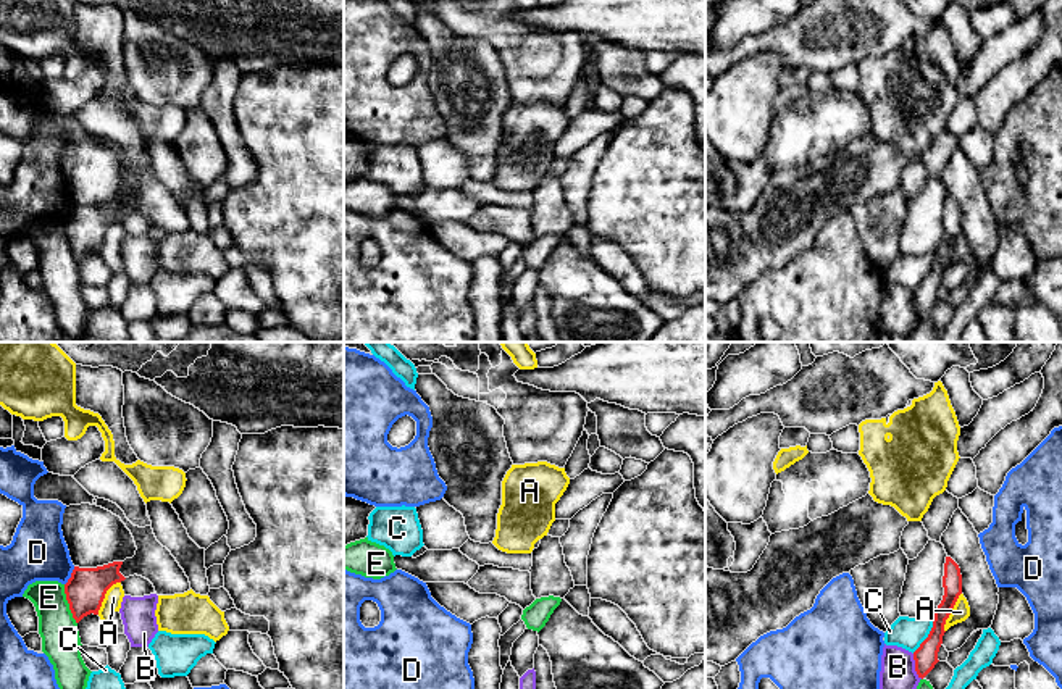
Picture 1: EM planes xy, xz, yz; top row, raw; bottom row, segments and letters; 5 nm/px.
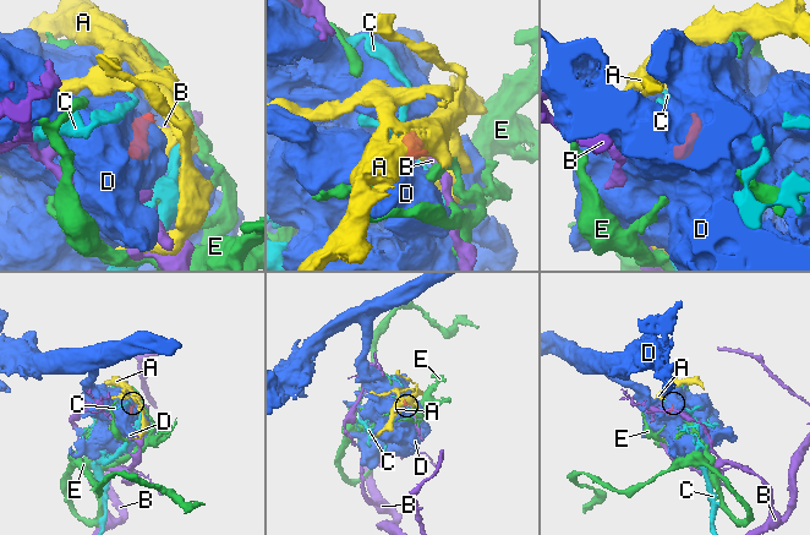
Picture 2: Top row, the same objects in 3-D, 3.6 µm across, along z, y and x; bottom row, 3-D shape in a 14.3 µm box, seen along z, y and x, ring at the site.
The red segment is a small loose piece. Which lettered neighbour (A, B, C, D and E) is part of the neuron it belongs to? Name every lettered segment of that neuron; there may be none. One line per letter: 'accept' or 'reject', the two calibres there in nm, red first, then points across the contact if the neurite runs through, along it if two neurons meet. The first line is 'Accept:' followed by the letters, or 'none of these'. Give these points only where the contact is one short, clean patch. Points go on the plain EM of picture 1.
Accept: none of these
A: reject | 110/90 nm | along yz (961, 231), (946, 258), (944, 270)
B: reject | 120/190 nm | along yz (912, 292), (915, 310), (922, 317)
C: reject | 120/160 nm | along yz (933, 252), (933, 265), (928, 275), (912, 291)
D: reject | 200/280 nm
E: reject | 200/190 nm

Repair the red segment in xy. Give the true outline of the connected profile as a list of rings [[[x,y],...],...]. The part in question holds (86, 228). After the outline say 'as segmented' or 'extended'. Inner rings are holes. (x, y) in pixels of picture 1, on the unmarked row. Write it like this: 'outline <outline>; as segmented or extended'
outline [[[47,111],[34,123],[37,139],[58,139],[63,144],[90,142],[119,155],[136,181],[136,194],[124,200],[113,200],[97,207],[74,205],[65,223],[66,239],[76,261],[84,255],[98,253],[107,229],[129,215],[148,218],[157,234],[174,234],[190,229],[189,216],[171,190],[163,186],[150,165],[134,165],[113,140],[90,134],[73,115]]]; extended

